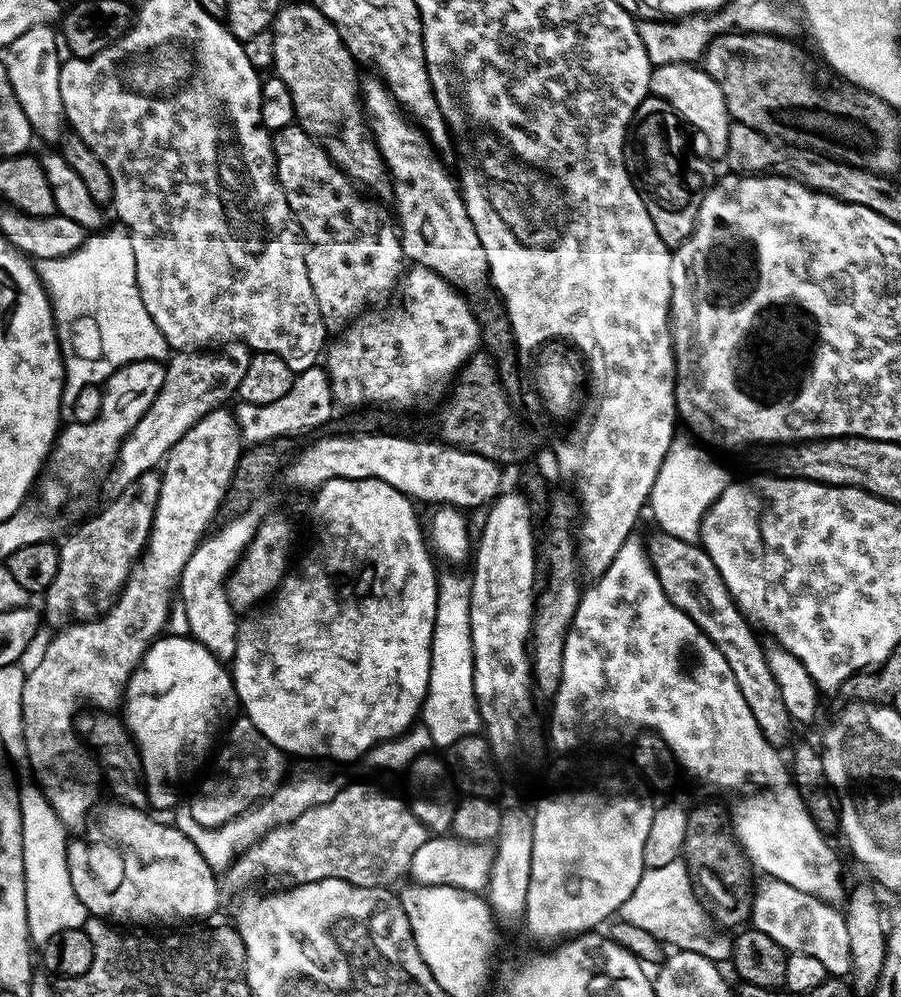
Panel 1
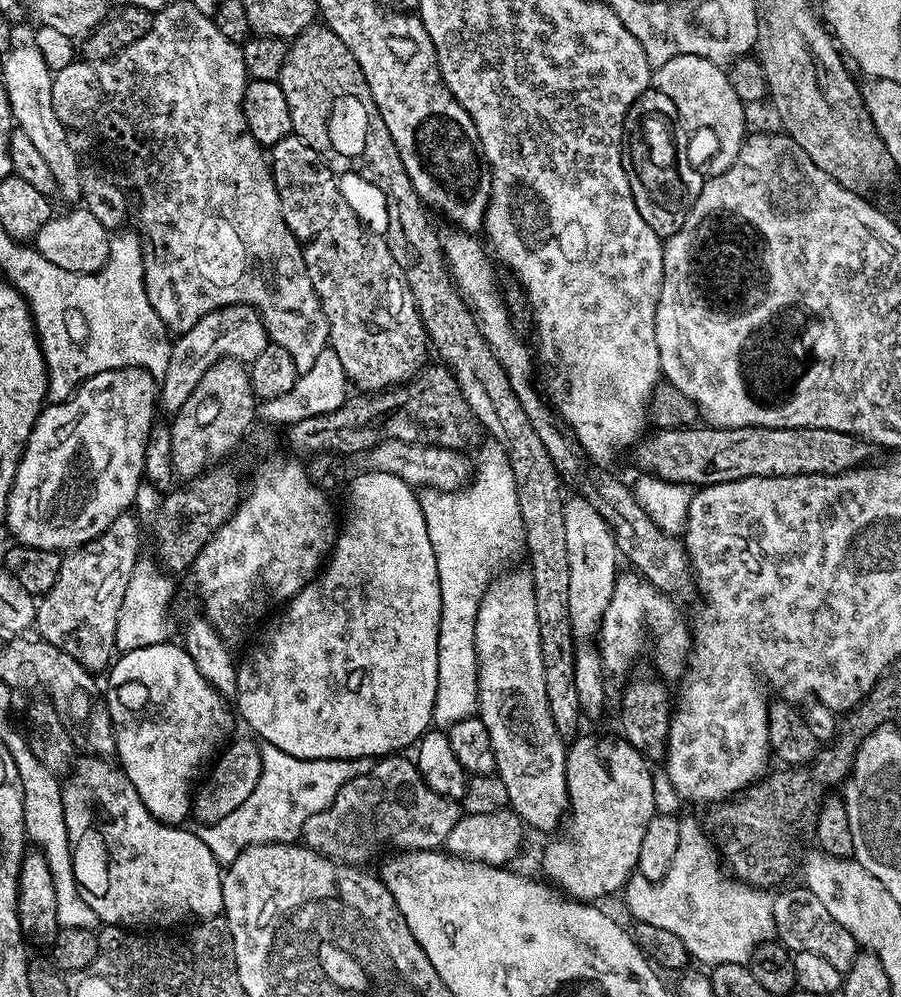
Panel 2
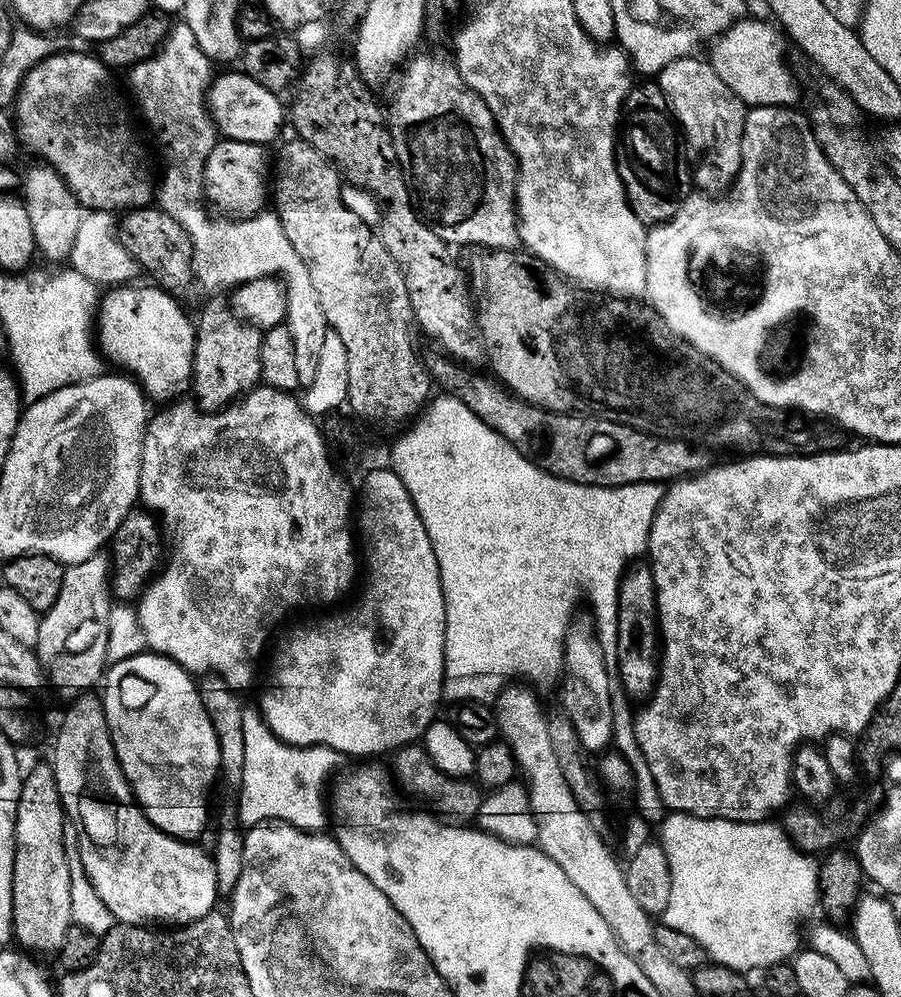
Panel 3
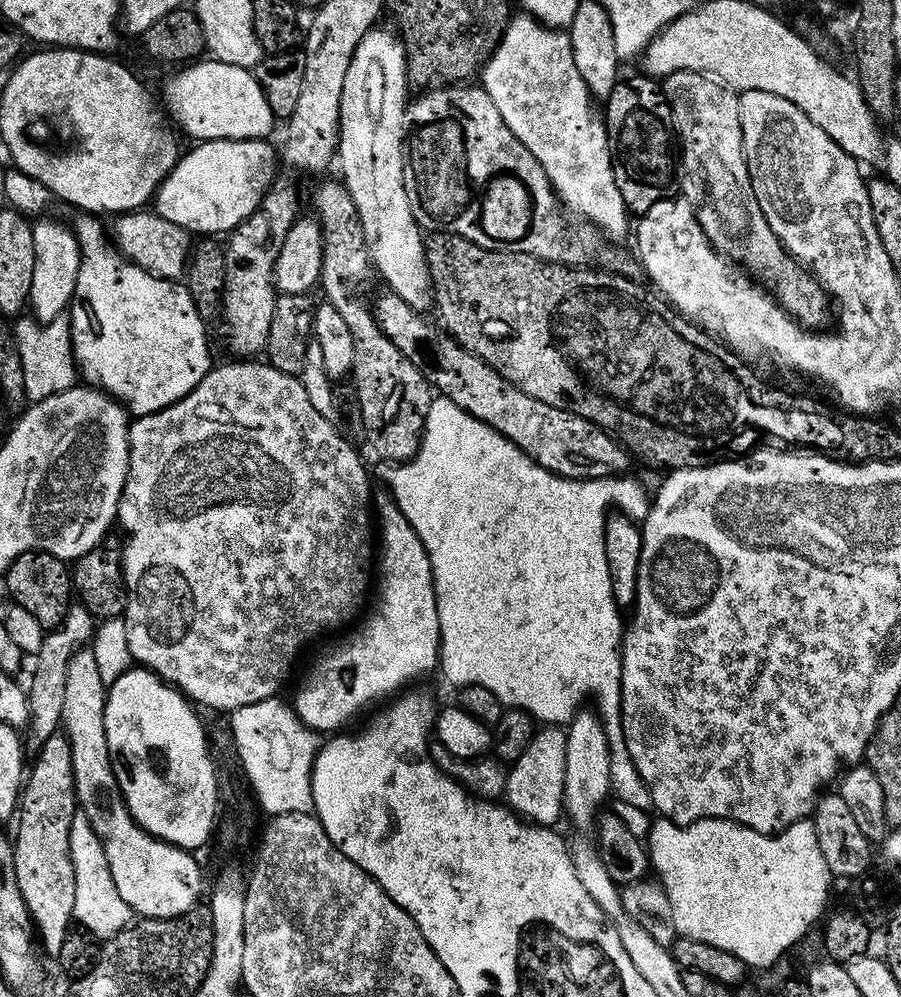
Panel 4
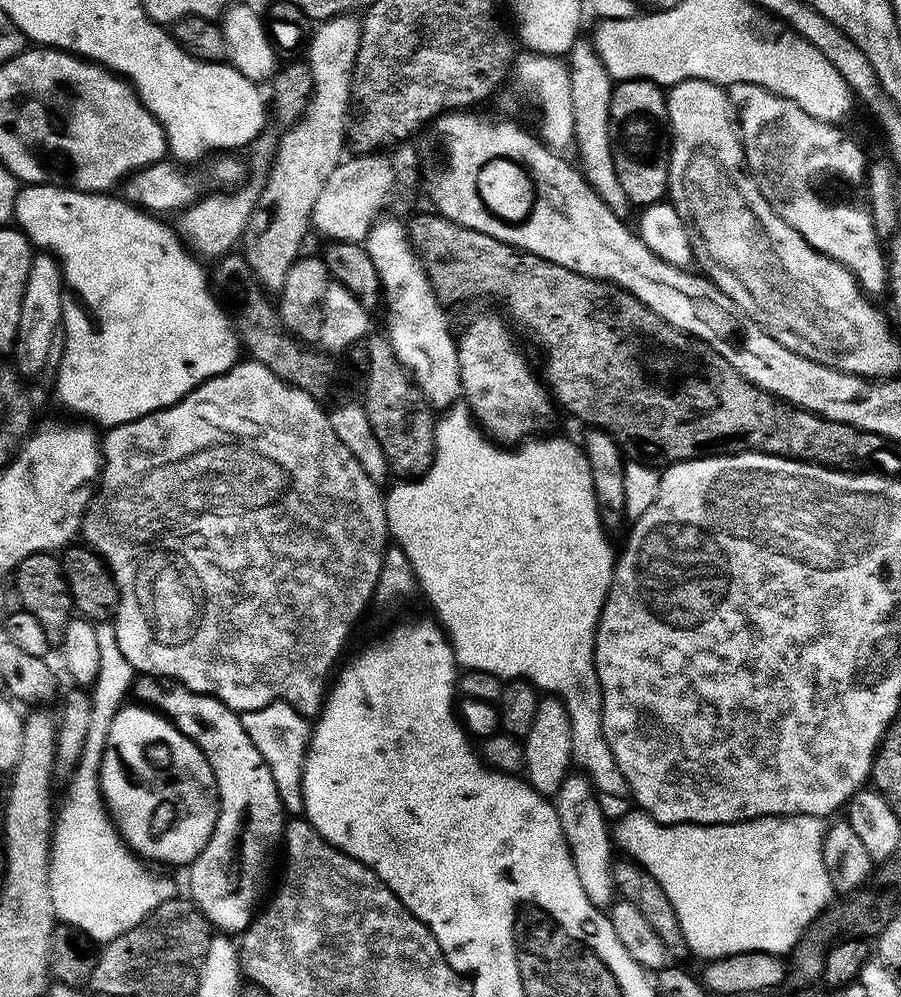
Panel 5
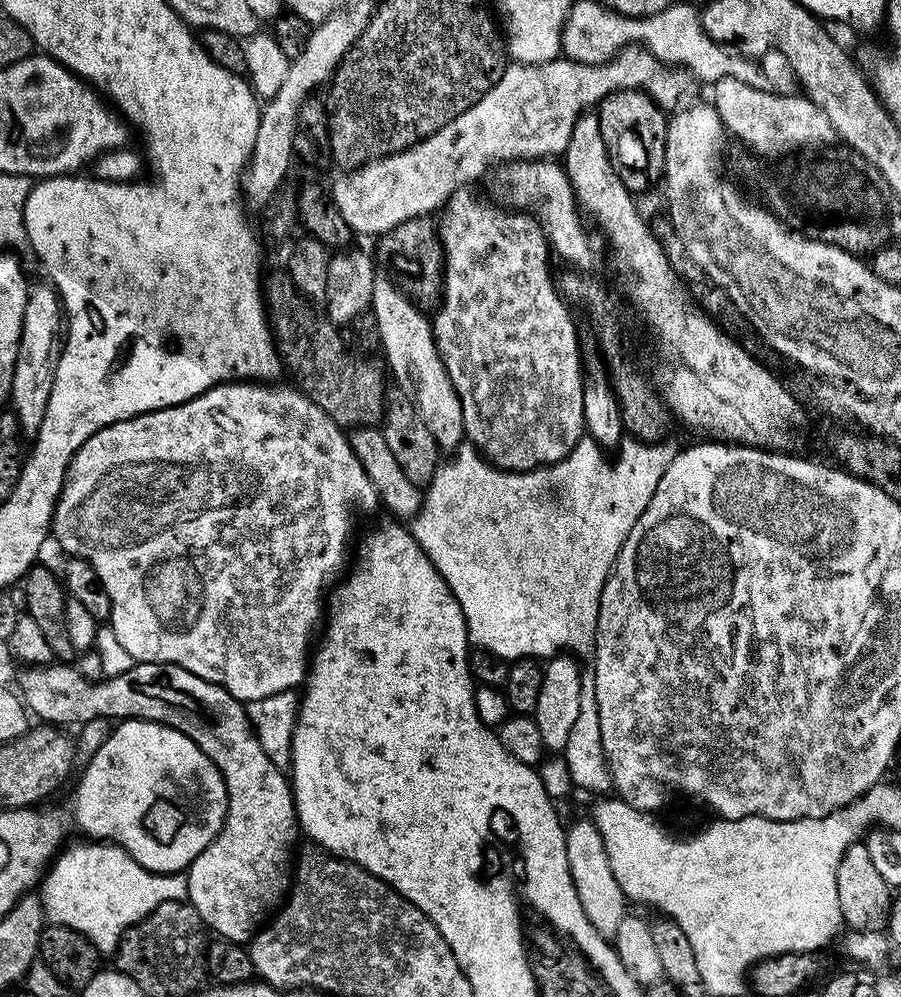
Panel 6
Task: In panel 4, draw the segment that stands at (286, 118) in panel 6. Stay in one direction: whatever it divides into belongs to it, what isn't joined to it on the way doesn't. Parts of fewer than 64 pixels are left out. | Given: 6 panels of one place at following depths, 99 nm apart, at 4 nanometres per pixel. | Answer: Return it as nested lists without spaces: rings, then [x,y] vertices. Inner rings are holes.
[[[137,210],[115,217],[110,224],[110,236],[121,256],[133,264],[142,266],[150,274],[161,276],[163,280],[179,281],[185,275],[193,251],[193,233],[180,228],[174,222],[162,218],[154,210]]]

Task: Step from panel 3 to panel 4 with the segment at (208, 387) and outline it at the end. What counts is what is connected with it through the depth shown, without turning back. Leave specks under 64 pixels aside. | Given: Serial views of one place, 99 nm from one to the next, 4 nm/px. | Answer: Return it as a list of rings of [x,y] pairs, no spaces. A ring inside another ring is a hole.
[[[283,178],[277,179],[268,193],[262,198],[262,202],[239,226],[227,233],[228,245],[223,245],[224,258],[224,298],[223,317],[224,336],[228,339],[228,348],[236,358],[252,358],[255,352],[264,352],[264,347],[270,334],[270,318],[274,318],[274,306],[276,305],[277,290],[274,283],[276,275],[276,263],[278,254],[282,250],[282,242],[286,242],[286,234],[296,223],[300,212],[300,200],[296,197],[296,188],[287,184]]]

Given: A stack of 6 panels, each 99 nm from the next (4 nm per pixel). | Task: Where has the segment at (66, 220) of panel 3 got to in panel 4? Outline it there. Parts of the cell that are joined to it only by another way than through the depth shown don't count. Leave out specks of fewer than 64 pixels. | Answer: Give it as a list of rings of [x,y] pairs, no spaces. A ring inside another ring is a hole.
[[[40,220],[32,224],[34,234],[34,275],[30,281],[30,294],[27,307],[32,308],[31,315],[42,324],[51,324],[65,315],[71,305],[72,297],[76,294],[78,270],[80,269],[80,244],[76,241],[76,233],[60,220]]]

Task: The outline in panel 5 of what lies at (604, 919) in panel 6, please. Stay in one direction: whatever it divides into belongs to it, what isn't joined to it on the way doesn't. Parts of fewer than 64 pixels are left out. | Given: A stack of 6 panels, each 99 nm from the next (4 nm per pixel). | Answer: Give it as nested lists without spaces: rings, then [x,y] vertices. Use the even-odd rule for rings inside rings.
[[[570,774],[554,797],[556,813],[562,822],[562,834],[568,843],[568,849],[578,870],[578,882],[586,890],[586,898],[597,906],[613,903],[612,862],[614,859],[614,836],[610,831],[610,820],[604,817],[604,808],[596,797],[597,789],[591,780],[583,774]]]

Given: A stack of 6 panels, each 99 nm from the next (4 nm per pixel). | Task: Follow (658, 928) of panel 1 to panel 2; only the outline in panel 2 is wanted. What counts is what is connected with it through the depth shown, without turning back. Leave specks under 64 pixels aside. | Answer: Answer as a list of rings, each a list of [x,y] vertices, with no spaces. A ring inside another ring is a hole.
[[[686,818],[680,820],[678,850],[674,850],[674,862],[661,880],[646,880],[638,874],[624,885],[622,897],[628,912],[636,922],[649,923],[670,930],[681,938],[682,944],[693,961],[701,960],[705,966],[713,964],[747,964],[752,952],[760,944],[767,944],[776,935],[772,918],[773,897],[763,888],[751,888],[739,878],[724,876],[725,865],[718,855],[709,835],[699,823]]]

